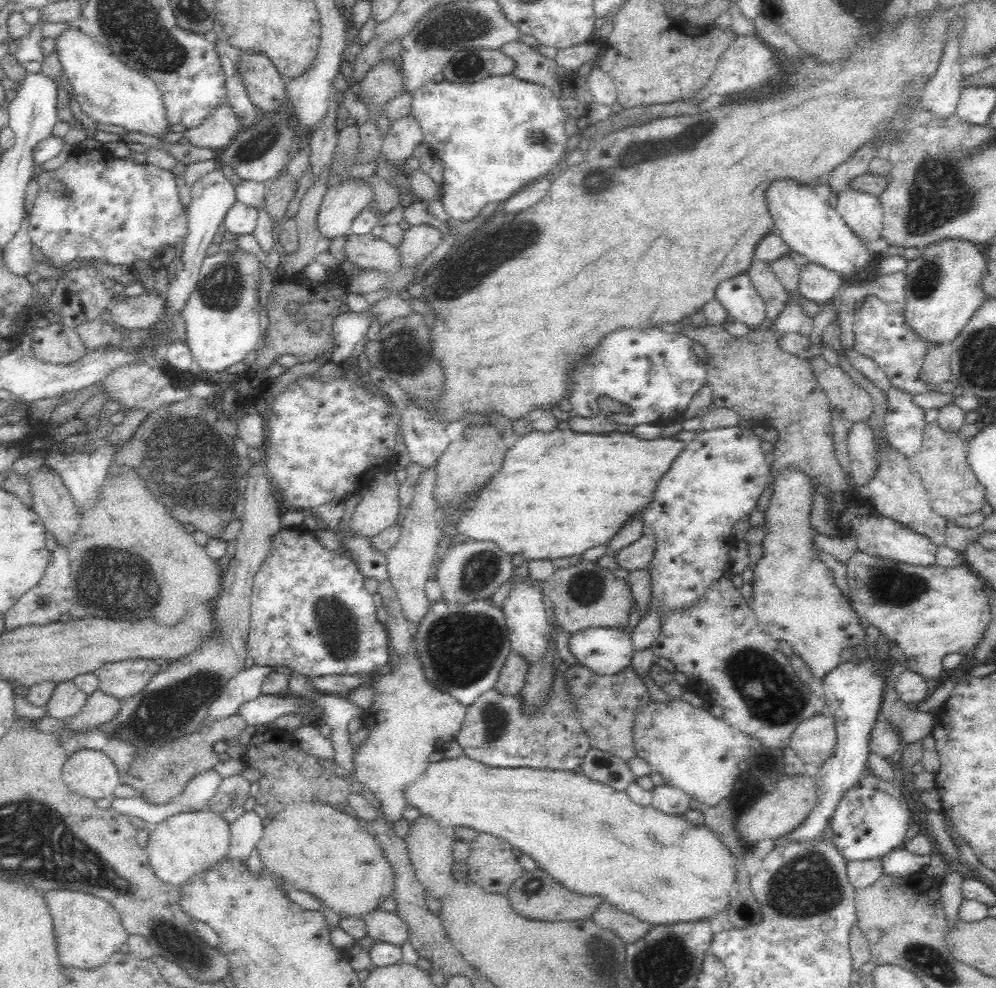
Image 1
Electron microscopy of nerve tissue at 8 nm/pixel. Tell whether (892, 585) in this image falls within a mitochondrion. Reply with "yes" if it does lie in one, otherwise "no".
yes

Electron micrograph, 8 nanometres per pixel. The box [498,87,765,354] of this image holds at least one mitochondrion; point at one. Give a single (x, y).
(697, 135)

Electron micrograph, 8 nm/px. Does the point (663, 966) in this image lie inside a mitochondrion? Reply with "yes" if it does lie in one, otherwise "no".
yes

